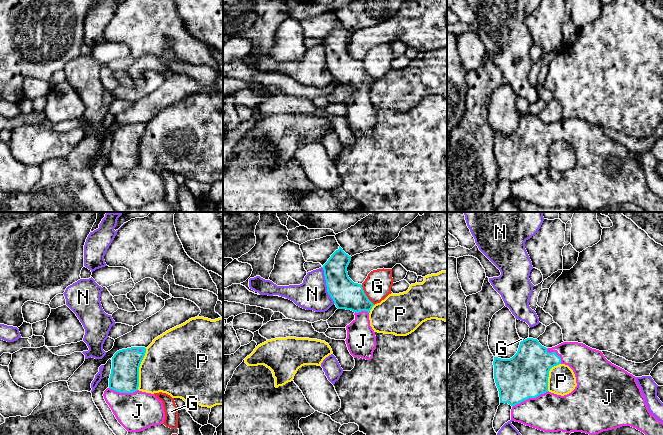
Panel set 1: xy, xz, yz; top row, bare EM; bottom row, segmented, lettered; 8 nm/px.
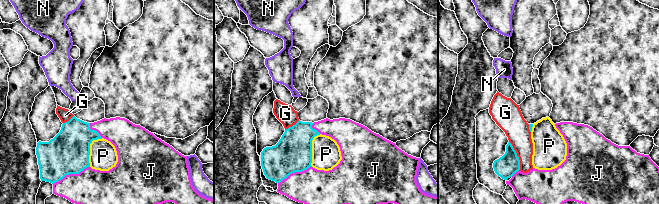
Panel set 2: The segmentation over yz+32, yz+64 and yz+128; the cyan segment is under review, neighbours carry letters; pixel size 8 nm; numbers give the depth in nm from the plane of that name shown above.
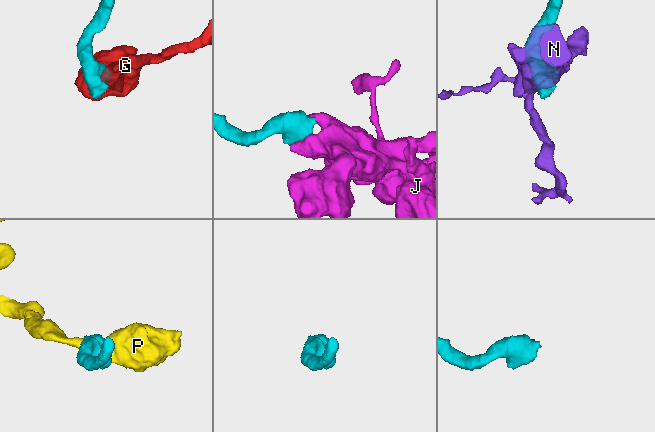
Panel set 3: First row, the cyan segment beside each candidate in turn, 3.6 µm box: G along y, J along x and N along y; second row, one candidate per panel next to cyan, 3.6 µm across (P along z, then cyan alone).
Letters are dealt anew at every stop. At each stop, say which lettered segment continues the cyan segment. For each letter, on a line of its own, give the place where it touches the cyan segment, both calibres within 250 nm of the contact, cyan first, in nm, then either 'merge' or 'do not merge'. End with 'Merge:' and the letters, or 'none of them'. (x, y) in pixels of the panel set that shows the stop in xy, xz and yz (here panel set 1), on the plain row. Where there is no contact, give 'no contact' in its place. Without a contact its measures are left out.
G: meets cyan in xz at (365, 71); 240 nm thick on the cyan side, 220 nm on the other; do not merge
J: meets cyan in yz at (530, 173); 360 nm thick on the cyan side, 320 nm on the other; merge
N: meets cyan in xz at (326, 61); 240 nm thick on the cyan side, 240 nm on the other; do not merge
P: meets cyan in xy at (138, 145); 240 nm thick on the cyan side, 440 nm on the other; do not merge
Merge: J

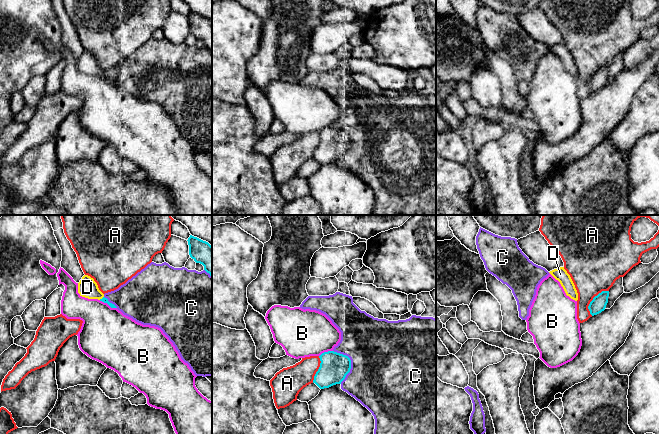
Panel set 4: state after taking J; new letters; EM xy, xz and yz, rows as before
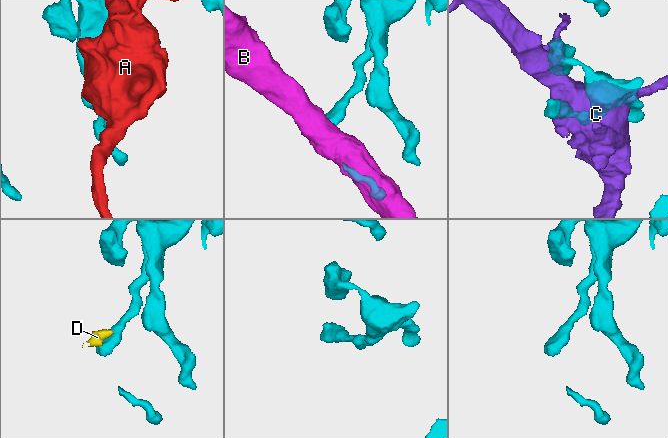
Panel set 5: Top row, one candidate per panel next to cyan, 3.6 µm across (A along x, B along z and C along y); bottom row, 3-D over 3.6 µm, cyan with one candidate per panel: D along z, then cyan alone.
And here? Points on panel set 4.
A: meets cyan in yz at (593, 75); 120 nm thick on the cyan side, 400 nm on the other; do not merge
B: meets cyan in xy at (108, 80); 50 nm thick on the cyan side, 440 nm on the other; do not merge
C: meets cyan in xz at (350, 139); 240 nm thick on the cyan side, 500 nm on the other; do not merge
D: meets cyan in xy at (102, 74); 50 nm thick on the cyan side, 160 nm on the other; do not merge
Merge: none of them

